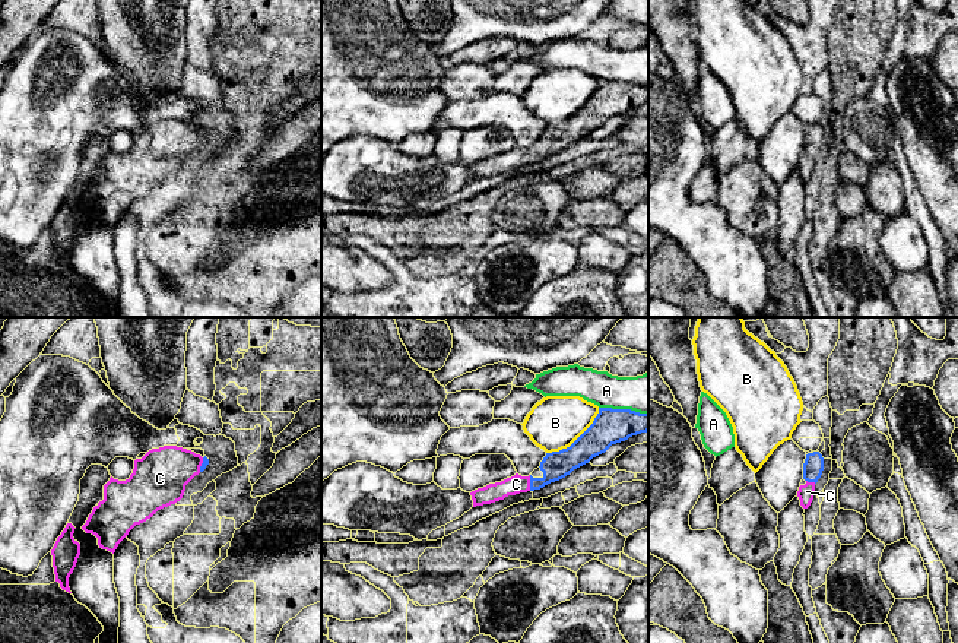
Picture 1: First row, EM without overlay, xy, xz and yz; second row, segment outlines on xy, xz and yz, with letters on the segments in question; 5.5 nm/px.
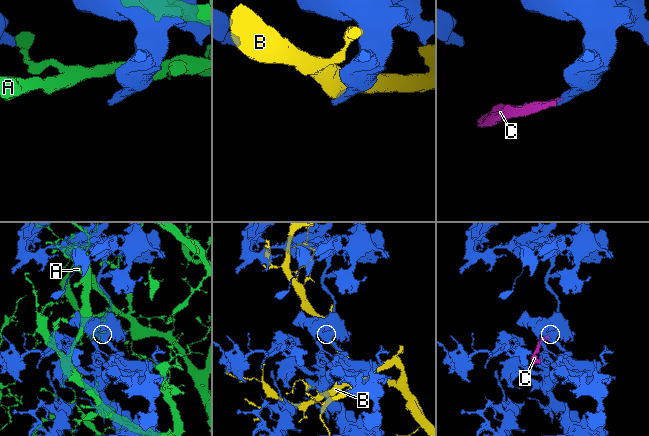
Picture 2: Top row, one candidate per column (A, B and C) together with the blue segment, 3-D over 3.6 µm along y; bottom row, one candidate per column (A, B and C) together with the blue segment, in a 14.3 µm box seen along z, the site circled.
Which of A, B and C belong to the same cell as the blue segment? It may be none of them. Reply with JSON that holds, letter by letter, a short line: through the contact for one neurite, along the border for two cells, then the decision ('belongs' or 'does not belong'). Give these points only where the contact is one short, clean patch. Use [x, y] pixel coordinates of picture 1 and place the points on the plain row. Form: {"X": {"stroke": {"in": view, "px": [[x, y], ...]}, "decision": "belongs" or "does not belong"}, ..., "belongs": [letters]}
{"A": {"decision": "does not belong"}, "B": {"decision": "does not belong"}, "C": {"stroke": {"in": "xz", "px": [[557, 138], [541, 155], [530, 155], [516, 157]]}, "decision": "belongs"}, "belongs": ["C"]}

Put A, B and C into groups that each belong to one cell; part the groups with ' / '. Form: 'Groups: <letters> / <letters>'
Groups: A / B / C

